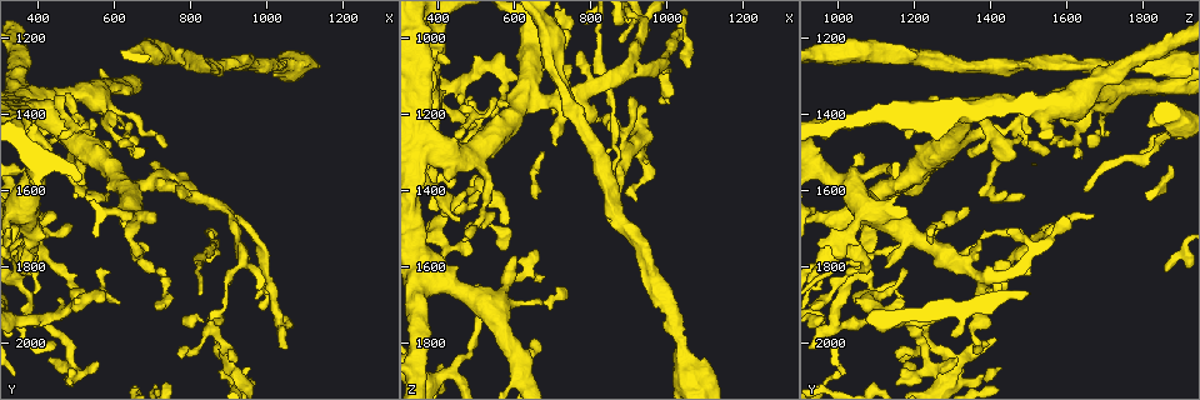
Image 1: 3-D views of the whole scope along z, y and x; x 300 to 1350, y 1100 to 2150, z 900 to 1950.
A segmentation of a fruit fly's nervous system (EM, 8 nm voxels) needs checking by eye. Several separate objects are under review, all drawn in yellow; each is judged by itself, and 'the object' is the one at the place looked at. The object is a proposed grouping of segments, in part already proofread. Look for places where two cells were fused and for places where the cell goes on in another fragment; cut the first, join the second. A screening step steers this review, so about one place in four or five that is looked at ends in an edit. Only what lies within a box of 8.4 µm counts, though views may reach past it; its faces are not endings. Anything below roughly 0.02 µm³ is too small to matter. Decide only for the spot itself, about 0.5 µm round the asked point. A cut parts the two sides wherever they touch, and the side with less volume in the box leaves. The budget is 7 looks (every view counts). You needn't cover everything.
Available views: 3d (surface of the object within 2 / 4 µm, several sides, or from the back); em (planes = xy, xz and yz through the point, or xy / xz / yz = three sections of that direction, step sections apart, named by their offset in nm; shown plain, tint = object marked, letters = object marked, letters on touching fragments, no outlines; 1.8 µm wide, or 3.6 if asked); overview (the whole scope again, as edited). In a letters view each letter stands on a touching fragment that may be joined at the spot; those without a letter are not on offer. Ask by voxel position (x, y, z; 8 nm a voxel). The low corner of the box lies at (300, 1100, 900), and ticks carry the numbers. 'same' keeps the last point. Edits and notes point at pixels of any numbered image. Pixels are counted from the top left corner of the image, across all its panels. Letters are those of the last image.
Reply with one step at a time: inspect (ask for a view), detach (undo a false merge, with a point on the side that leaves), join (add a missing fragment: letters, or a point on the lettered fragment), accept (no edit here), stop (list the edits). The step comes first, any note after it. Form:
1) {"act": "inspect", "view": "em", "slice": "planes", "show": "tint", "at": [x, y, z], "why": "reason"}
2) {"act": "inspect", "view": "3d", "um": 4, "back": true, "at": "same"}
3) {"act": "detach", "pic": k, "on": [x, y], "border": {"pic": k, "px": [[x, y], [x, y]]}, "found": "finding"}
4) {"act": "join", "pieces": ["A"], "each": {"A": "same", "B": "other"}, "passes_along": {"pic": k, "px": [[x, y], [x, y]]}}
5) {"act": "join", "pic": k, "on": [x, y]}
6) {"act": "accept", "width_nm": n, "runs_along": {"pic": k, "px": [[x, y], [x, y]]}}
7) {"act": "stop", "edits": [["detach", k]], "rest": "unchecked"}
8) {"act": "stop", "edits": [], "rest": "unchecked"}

{"act": "inspect", "view": "em", "slice": "planes", "show": "letters", "at": [900, 2035, 1155], "why": "branch stops here"}

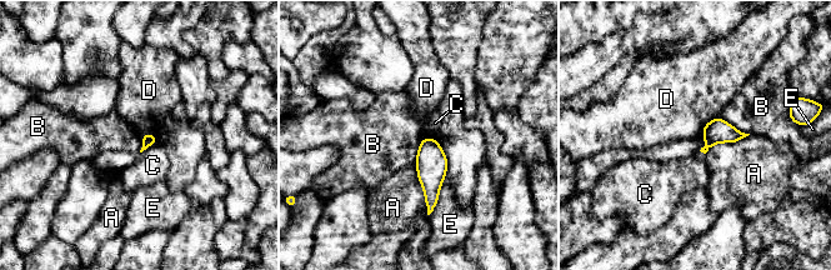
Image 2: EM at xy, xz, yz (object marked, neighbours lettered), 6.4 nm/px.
{"act": "accept", "each": {"A": "other", "B": "other", "C": "other", "D": "other", "E": "other"}, "border": {"pic": 2, "px": [[719, 116], [736, 129], [749, 134]]}, "found": "none of them fits"}

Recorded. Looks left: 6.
{"act": "inspect", "view": "em", "slice": "planes", "show": "letters", "at": [535, 1870, 1080]}

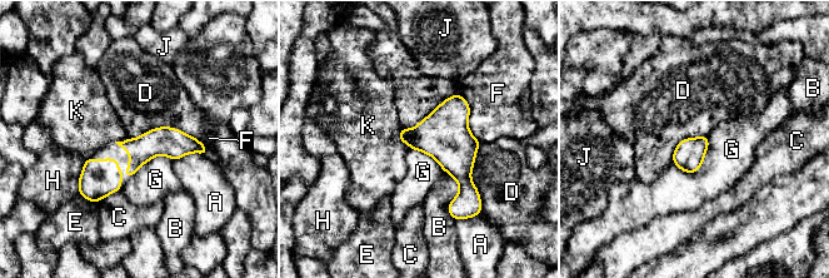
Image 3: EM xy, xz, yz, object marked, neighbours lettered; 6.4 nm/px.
{"act": "accept", "longest_contact_nm": ["D", 440], "each": {"A": "other", "B": "other", "C": "other", "D": "other", "E": "other", "F": "other", "G": "other", "H": "other", "J": "other", "K": "other"}, "found": "all the same cell"}

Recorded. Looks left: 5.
{"act": "inspect", "view": "em", "um": 3.6, "slice": "yz", "step": 8, "show": "plain", "at": [1055, 1270, 1840], "why": "thick turns thin"}

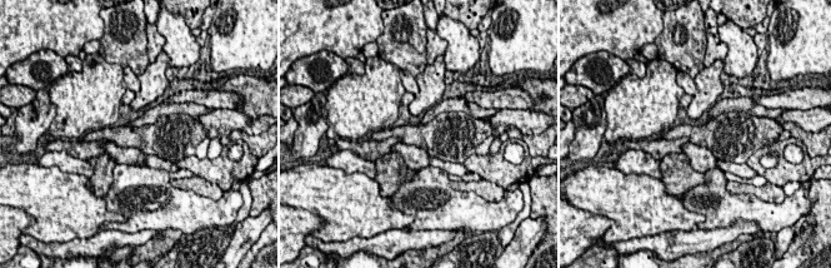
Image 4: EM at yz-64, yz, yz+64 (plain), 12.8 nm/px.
{"act": "inspect", "view": "em", "um": 3.6, "slice": "yz", "step": 8, "show": "letters", "at": "same", "why": "see the neighbours"}

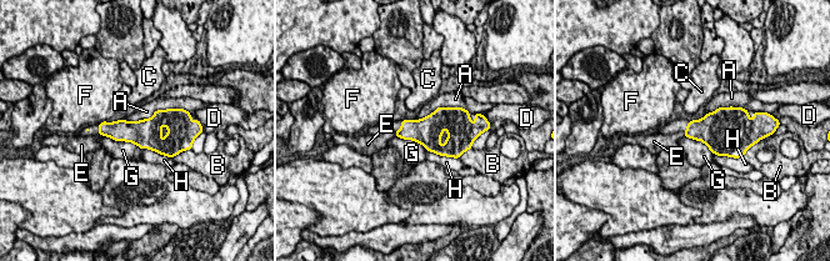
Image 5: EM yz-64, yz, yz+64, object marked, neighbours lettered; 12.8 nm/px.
{"act": "accept", "each": {"A": "other", "B": "other", "C": "other", "D": "other", "E": "other", "F": "other", "G": "other", "H": "other"}, "border": {"pic": 5, "px": [[171, 108], [124, 120]]}, "found": "continuous, no second cell"}

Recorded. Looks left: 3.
{"act": "stop", "edits": [], "rest": "unchecked"}

